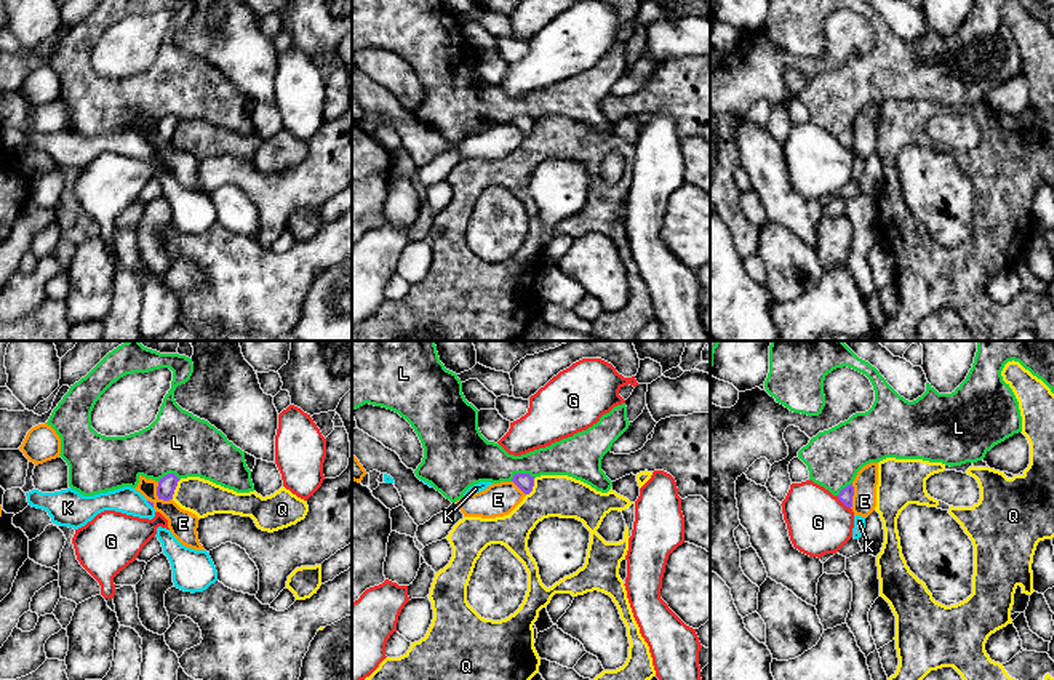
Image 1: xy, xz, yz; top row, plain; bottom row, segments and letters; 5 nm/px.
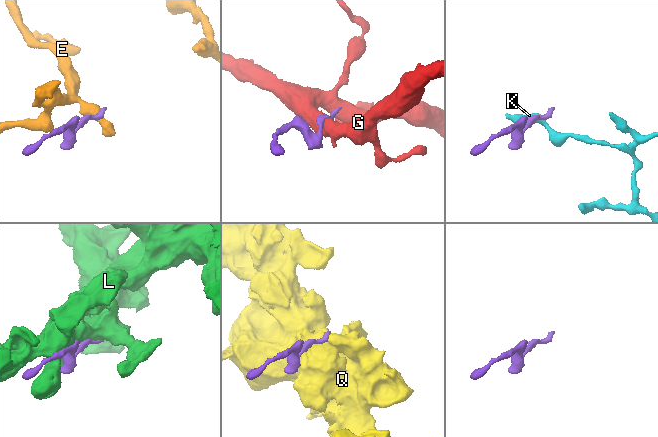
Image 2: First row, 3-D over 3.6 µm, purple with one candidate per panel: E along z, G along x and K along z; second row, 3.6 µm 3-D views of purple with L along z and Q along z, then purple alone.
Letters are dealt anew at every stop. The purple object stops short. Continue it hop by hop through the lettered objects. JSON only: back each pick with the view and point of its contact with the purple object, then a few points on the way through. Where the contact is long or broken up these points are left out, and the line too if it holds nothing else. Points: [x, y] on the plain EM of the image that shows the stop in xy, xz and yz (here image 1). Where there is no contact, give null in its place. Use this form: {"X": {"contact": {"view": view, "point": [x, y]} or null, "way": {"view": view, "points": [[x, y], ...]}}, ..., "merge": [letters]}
{"merge": []}

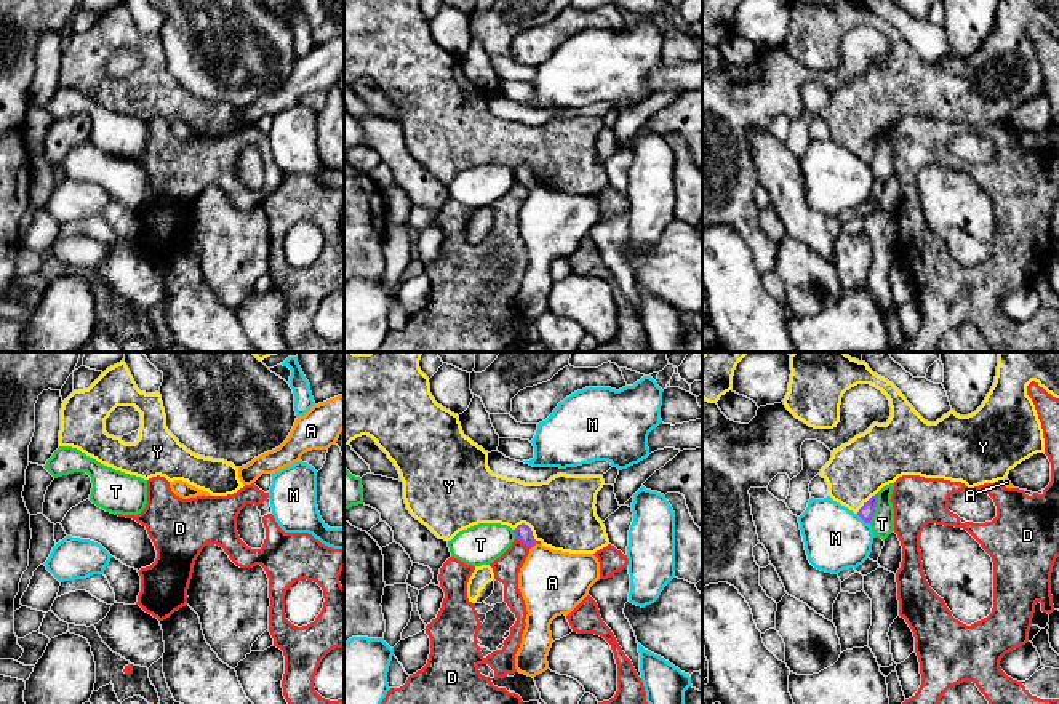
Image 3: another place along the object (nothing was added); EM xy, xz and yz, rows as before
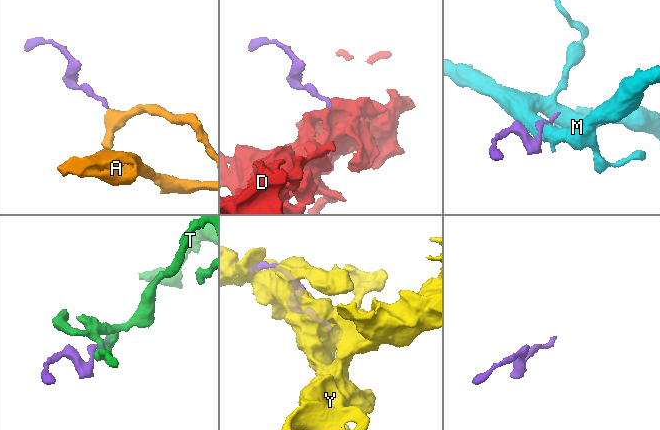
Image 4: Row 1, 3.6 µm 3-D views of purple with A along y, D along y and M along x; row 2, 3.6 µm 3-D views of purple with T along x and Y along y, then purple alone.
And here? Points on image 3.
{"A": {"contact": {"view": "xz", "point": [533, 188]}, "way": {"view": "xz", "points": [[523, 175], [533, 188], [552, 224]]}}, "merge": ["A"]}

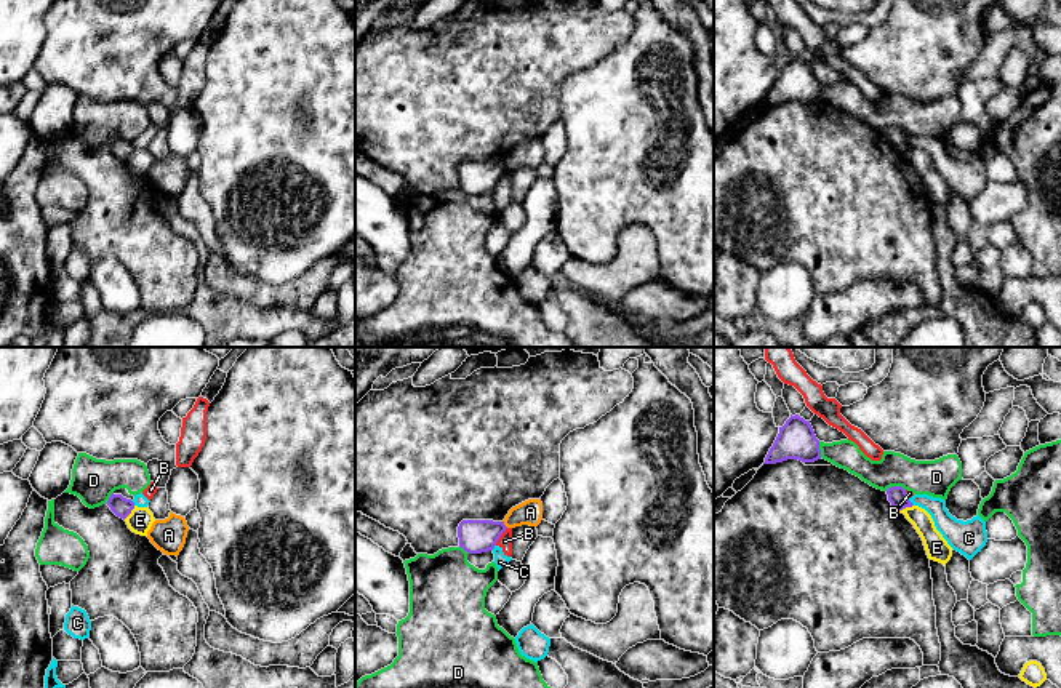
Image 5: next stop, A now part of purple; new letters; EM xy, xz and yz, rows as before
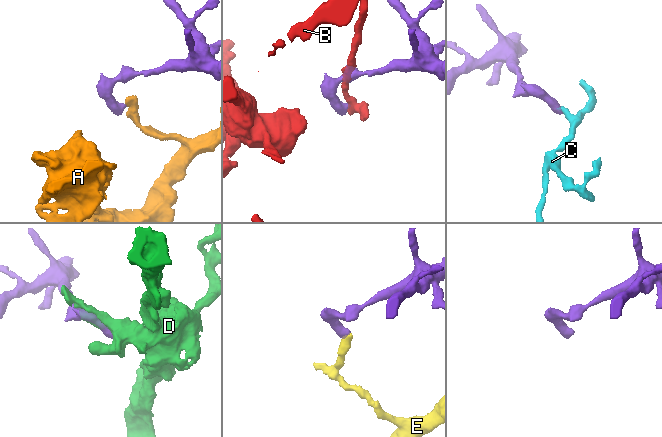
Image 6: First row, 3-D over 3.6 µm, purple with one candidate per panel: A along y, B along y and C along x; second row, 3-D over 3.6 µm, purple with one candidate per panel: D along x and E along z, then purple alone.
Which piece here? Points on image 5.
{"merge": []}

